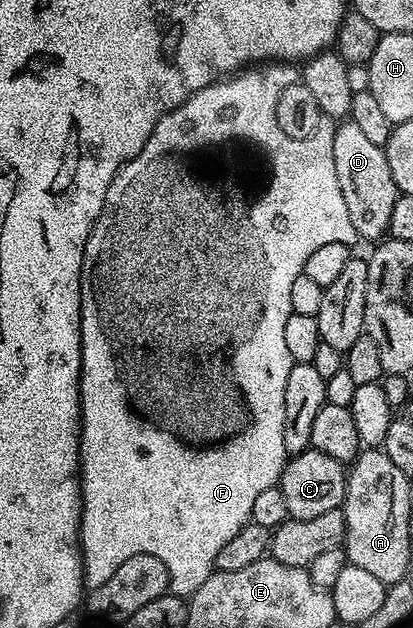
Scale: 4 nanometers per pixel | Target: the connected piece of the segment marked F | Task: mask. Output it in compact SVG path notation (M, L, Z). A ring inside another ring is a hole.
M262 62L262 63L259 63L259 64L258 64L258 65L257 65L257 66L250 66L250 67L247 67L247 68L246 68L246 69L245 69L245 70L242 70L242 71L239 71L239 72L238 72L238 73L237 73L237 74L234 74L234 75L231 75L231 76L230 76L230 77L229 77L229 78L223 78L223 79L221 79L221 80L218 80L218 81L217 81L217 82L215 82L215 83L214 83L214 84L209 84L209 85L208 85L208 86L204 86L204 87L203 87L203 88L202 88L202 89L200 89L200 91L198 91L198 92L194 92L194 93L193 93L193 94L191 94L191 95L190 95L190 97L188 97L188 98L187 98L187 100L186 100L186 101L185 101L185 102L184 102L184 103L183 103L183 104L182 104L182 105L181 105L181 106L180 106L180 107L178 107L178 108L173 108L173 110L171 110L171 112L167 112L167 113L166 113L166 115L165 115L165 116L162 116L162 117L161 117L161 118L160 118L160 122L156 122L156 126L155 126L155 127L154 127L154 129L153 129L153 130L152 130L152 134L151 134L151 135L150 135L150 137L149 137L149 138L148 138L148 142L144 142L144 150L140 150L140 154L136 154L136 158L132 158L132 159L131 159L131 160L130 160L130 161L129 161L129 162L128 162L128 163L126 163L126 165L124 165L124 167L122 167L122 168L121 168L121 170L120 170L120 171L118 171L118 173L116 173L116 174L115 174L115 176L114 176L114 177L113 177L113 178L112 178L112 186L108 186L108 194L107 194L107 195L106 195L106 197L105 197L105 198L104 198L104 206L103 206L103 207L102 207L102 209L101 209L101 210L100 210L100 214L99 214L99 215L98 215L98 217L97 217L97 218L96 218L96 222L95 222L95 223L94 223L94 230L93 230L93 233L92 233L92 260L93 260L93 256L94 256L94 265L92 265L92 266L91 266L91 268L90 268L90 265L89 265L89 268L88 268L88 294L86 294L86 295L83 295L83 297L82 297L82 463L81 463L81 465L80 465L80 468L81 468L81 471L82 471L82 472L83 472L83 473L84 473L84 483L83 483L83 486L82 486L82 534L81 534L81 537L80 537L80 543L81 543L81 545L82 545L82 563L83 563L83 567L84 567L84 575L85 575L85 577L86 577L86 582L87 582L87 585L90 585L90 586L93 586L93 587L94 587L94 588L99 588L99 587L100 587L100 586L104 586L104 582L108 582L108 578L112 578L112 574L116 574L116 570L120 570L120 566L121 566L121 564L122 564L122 563L124 563L124 562L128 562L128 558L132 558L132 554L152 554L152 555L153 555L153 556L155 556L155 557L156 557L156 558L160 558L160 562L164 562L164 566L165 566L165 567L166 567L166 569L167 569L167 570L168 570L168 574L169 574L169 575L170 575L170 587L169 587L169 591L170 591L170 592L171 592L171 593L173 593L173 595L175 595L175 596L181 596L181 597L183 597L183 598L189 598L189 597L191 597L191 596L193 596L193 595L194 595L194 592L195 592L195 591L196 591L196 590L200 590L200 586L204 586L204 582L208 582L208 578L209 578L209 577L210 577L210 576L211 576L211 575L212 575L212 574L213 574L213 573L214 573L214 572L215 572L215 571L216 571L216 569L215 569L215 566L214 566L214 563L215 563L215 562L216 562L216 554L220 554L220 549L221 549L221 548L223 548L223 547L224 547L224 545L226 545L226 543L228 543L228 541L229 541L229 540L230 540L230 539L232 539L232 537L233 537L233 536L235 536L235 535L236 535L236 534L240 534L240 530L241 530L241 529L242 529L242 527L243 527L243 526L245 526L245 524L249 524L249 523L251 523L251 519L250 519L250 515L251 515L251 514L252 514L252 505L253 505L253 503L255 503L255 502L256 502L256 498L257 498L257 496L258 496L258 495L259 495L259 494L261 494L261 493L262 493L262 492L263 492L263 491L264 491L264 490L268 490L268 489L269 489L269 488L273 488L273 487L275 487L275 485L277 485L277 484L278 484L278 483L279 483L279 481L281 481L281 478L282 478L282 471L283 471L283 470L284 470L284 469L286 469L286 462L287 462L287 459L288 459L288 453L287 453L287 450L286 450L286 447L285 447L285 446L284 446L284 386L288 386L288 374L289 374L289 373L290 373L290 371L291 371L291 370L292 370L292 366L293 366L293 365L294 365L294 363L295 363L295 362L294 362L294 359L292 359L292 357L291 357L291 356L290 356L290 355L289 355L289 354L288 354L288 346L287 346L287 344L286 344L286 341L285 341L285 339L284 339L284 322L288 322L288 318L289 318L289 317L290 317L290 314L291 314L291 312L292 312L292 285L294 285L294 283L296 283L296 278L300 278L300 277L301 277L301 276L303 276L303 274L304 274L304 262L308 262L308 258L309 258L309 256L311 256L311 255L312 255L312 253L313 253L313 252L315 252L315 250L316 250L316 249L317 249L317 248L319 248L319 247L320 247L320 246L329 246L329 244L330 244L330 243L332 243L332 242L340 242L340 243L341 243L341 244L348 244L348 245L353 245L353 244L354 244L354 243L355 243L355 241L357 241L357 240L358 240L358 239L359 239L359 237L358 237L358 235L357 235L357 234L356 234L356 226L352 226L352 218L348 218L348 206L347 206L347 204L345 204L345 203L344 203L344 194L340 194L340 182L339 182L339 181L338 181L338 179L337 179L337 178L336 178L336 162L335 162L335 161L334 161L334 159L333 159L333 158L332 158L332 138L333 138L333 137L334 137L334 130L335 130L335 127L336 127L336 124L335 124L335 121L333 121L333 120L331 120L331 118L330 118L330 116L329 116L329 115L328 115L328 114L324 114L324 110L320 110L320 106L316 106L316 98L312 98L312 90L308 90L308 86L307 86L307 85L306 85L306 84L303 84L303 83L302 83L302 81L301 81L301 79L300 79L300 72L299 72L299 69L298 69L298 68L297 68L297 67L295 67L295 65L294 65L294 64L293 64L293 63L290 63L290 62Z

